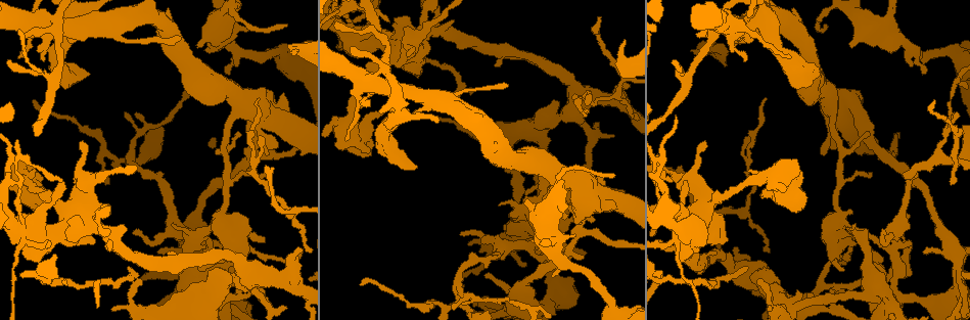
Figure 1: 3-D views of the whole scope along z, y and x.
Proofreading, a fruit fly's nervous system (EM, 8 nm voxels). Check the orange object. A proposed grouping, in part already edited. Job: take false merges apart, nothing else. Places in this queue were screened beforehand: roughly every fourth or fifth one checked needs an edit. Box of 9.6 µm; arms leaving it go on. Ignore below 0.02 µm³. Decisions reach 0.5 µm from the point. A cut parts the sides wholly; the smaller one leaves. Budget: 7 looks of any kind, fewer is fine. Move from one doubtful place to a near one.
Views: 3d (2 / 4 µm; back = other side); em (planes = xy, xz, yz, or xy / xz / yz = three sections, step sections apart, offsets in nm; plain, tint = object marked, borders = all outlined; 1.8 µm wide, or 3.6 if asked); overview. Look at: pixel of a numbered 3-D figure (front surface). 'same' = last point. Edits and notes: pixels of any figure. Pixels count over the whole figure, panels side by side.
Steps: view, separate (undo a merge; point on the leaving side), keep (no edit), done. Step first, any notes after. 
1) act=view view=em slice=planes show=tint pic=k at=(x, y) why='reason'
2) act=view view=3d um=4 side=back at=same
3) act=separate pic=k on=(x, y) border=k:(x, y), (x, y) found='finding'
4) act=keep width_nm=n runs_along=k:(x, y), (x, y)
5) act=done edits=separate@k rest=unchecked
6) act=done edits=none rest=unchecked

act=view view=em um=3.6 slice=xy step=8 show=tint pic=1 at=(588, 191) why='abrupt turn'

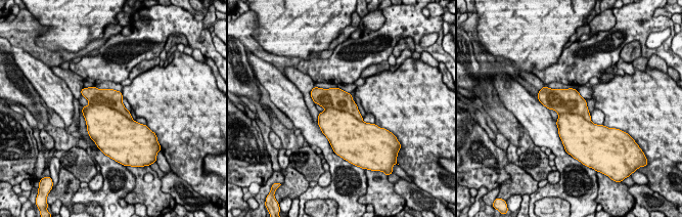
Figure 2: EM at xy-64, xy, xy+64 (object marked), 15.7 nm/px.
act=view view=em um=3.6 slice=planes show=tint at=same why='another direction'

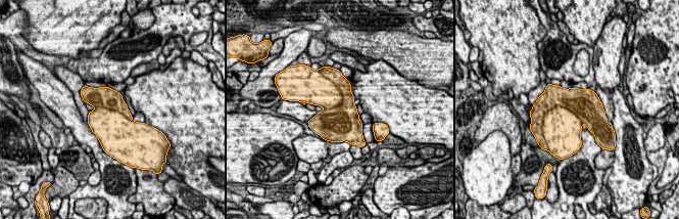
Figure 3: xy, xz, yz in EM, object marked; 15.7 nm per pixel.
act=separate pic=3 on=(553, 95) width_nm=600 found='a second neuron is stuck on'

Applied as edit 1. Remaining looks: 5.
act=view view=overview

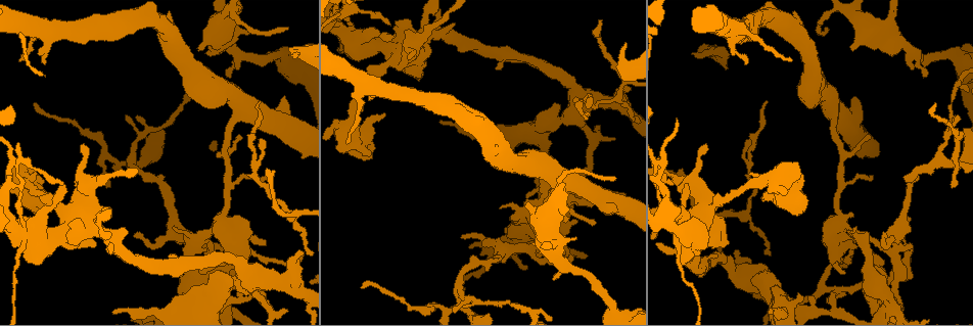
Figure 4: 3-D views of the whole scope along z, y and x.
act=view view=em um=3.6 slice=planes show=tint pic=4 at=(583, 175) why='closes a loop'

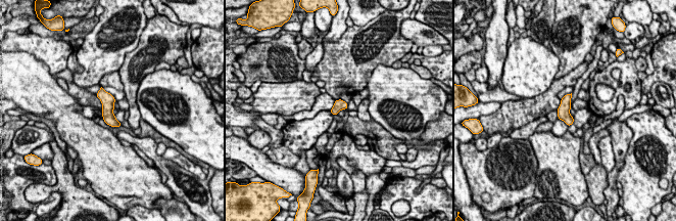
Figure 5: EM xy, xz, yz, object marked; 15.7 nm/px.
act=keep runs_along=5:(101, 91), (107, 115), (117, 124) found='all the same neuron'

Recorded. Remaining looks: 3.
act=view view=em um=3.6 slice=planes show=plain pic=4 at=(250, 276) why='thick turns thin'

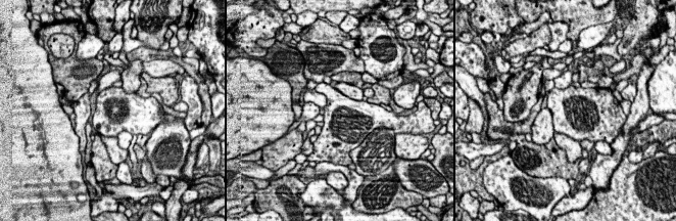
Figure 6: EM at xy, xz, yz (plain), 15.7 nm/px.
act=view view=em um=3.6 slice=planes show=tint at=same

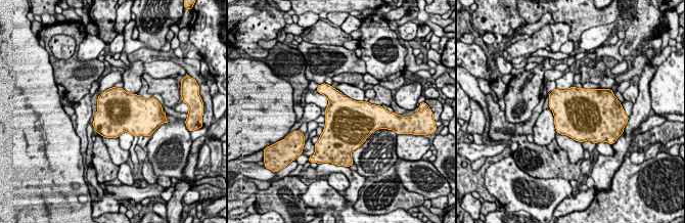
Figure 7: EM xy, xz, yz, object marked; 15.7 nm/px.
act=keep found='all the same neuron'

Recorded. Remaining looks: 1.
act=done edits=separate@3 rest=unchecked

